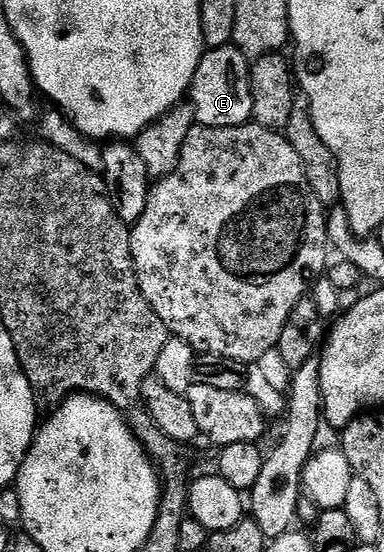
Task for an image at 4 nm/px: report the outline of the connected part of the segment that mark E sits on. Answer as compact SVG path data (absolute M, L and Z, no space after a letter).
M229 46L205 51L192 79L190 103L196 111L197 124L202 126L242 126L252 120L252 69L240 48Z

